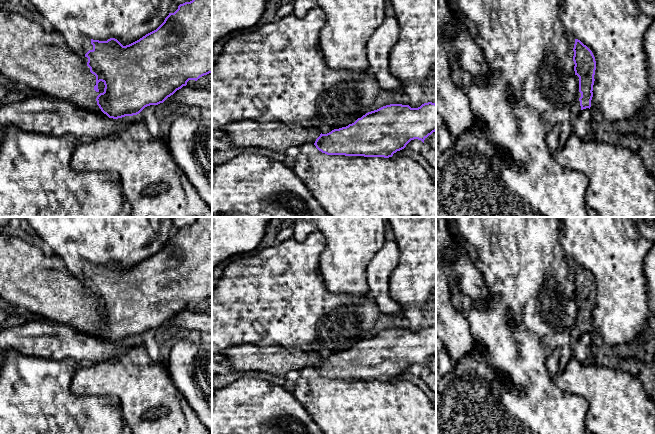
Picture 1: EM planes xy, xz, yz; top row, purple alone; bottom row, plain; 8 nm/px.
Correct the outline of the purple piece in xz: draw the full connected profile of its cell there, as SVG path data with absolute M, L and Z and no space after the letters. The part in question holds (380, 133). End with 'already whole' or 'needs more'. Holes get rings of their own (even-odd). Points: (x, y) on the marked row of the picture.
M424 103L418 108L409 105L390 104L371 111L346 127L334 129L322 134L318 129L303 127L298 124L282 122L261 123L251 120L236 121L221 127L232 146L262 147L275 152L285 153L291 146L313 143L327 155L392 157L394 153L406 147L414 139L424 140L436 131L436 104Z; needs more

